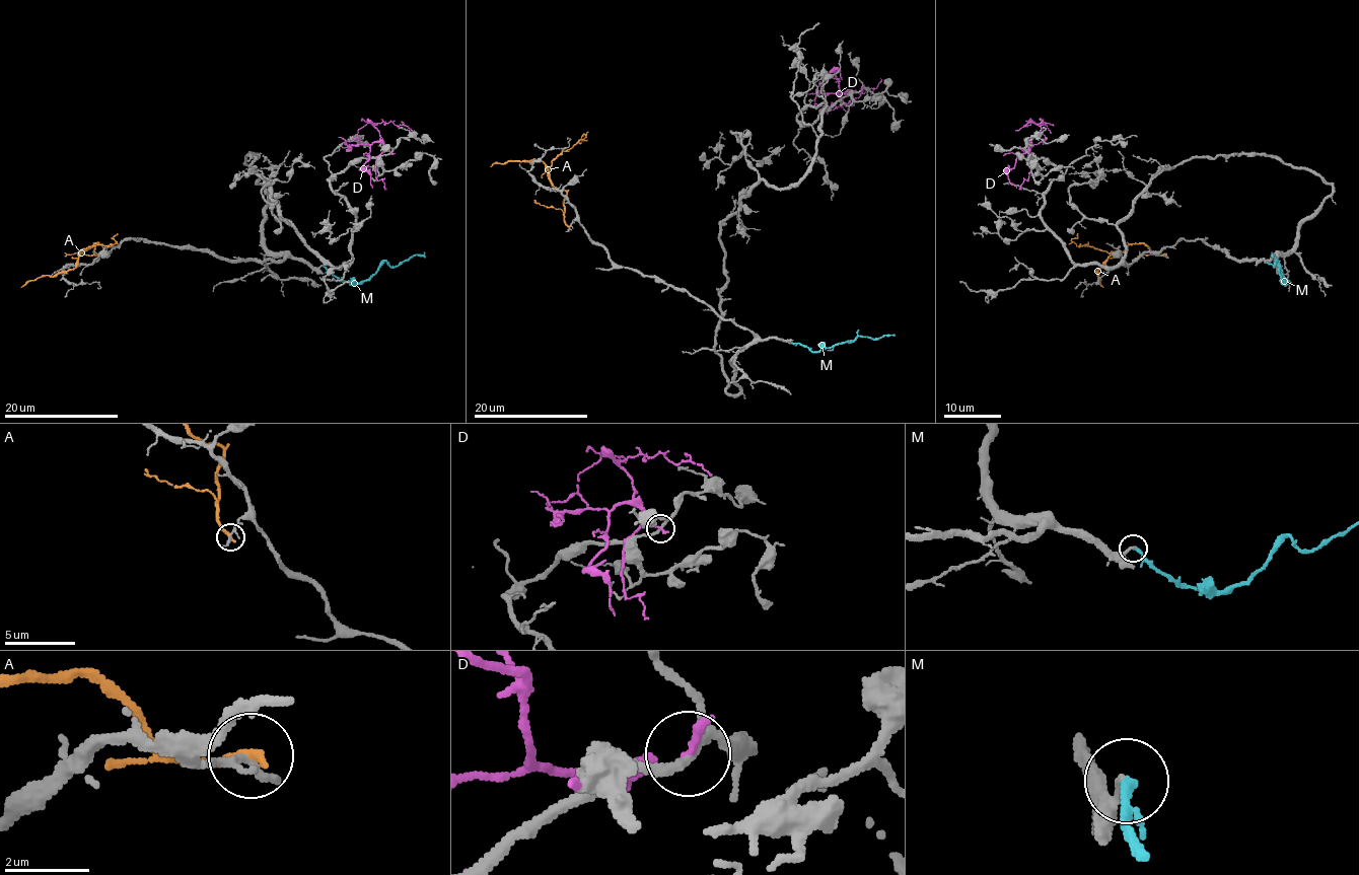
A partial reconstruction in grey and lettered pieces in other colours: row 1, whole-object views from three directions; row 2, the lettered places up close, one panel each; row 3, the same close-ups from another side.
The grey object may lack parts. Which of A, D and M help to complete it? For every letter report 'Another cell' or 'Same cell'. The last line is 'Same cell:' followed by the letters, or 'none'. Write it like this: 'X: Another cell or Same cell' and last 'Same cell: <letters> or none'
A: Another cell
D: Another cell
M: Same cell
Same cell: M

